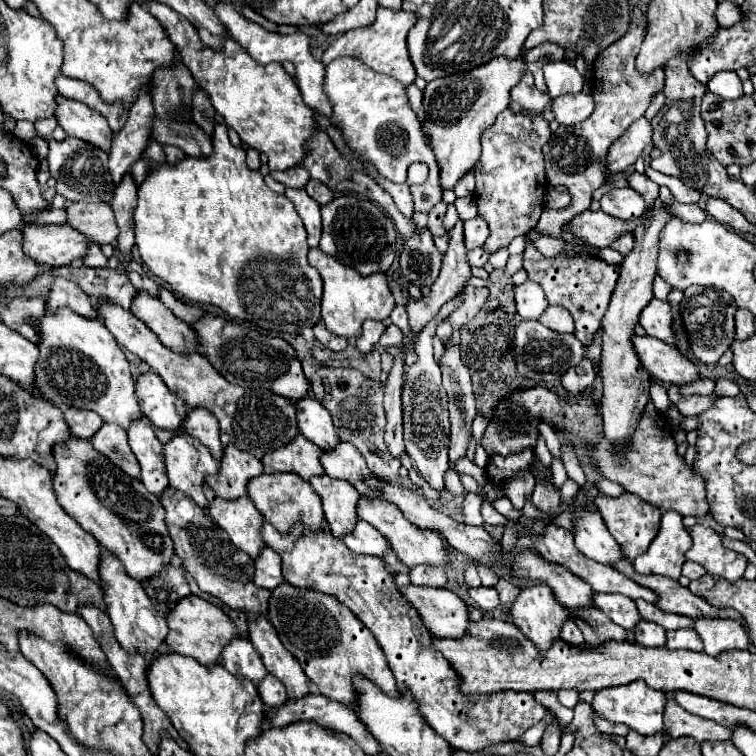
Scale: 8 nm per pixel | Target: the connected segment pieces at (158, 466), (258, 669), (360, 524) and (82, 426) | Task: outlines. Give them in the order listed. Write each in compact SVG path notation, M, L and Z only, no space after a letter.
M145 418L131 422L131 428L127 428L127 440L141 466L141 482L145 488L149 488L151 494L159 496L159 492L169 486L165 474L163 444L155 438L153 428Z
M233 638L221 652L221 662L223 666L237 676L249 678L251 682L259 684L263 680L263 676L267 676L267 670L257 654L257 650L253 648L253 644L247 638Z
M357 520L355 528L347 536L343 536L343 544L355 554L371 556L383 556L383 552L389 548L381 532L375 532L375 528L371 528L371 524L365 524L363 520Z
M75 408L65 410L65 420L67 420L71 434L79 436L79 438L91 438L103 424L103 420L97 412L75 410Z

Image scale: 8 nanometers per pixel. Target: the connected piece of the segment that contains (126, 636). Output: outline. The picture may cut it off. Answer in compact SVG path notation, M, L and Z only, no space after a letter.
M101 548L99 556L99 586L103 588L103 602L107 604L107 616L113 624L115 638L123 644L127 652L141 652L153 658L157 654L159 644L167 636L167 622L163 616L159 616L159 612L155 612L147 592L143 590L143 584L131 578L125 572L123 564L107 548Z

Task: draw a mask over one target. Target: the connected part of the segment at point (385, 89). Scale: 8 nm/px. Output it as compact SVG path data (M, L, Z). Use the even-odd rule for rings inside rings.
M343 56L327 64L323 88L327 90L327 98L331 98L331 122L341 128L347 146L357 152L361 160L375 166L379 176L395 184L403 184L413 162L425 162L429 166L427 182L421 186L409 186L415 212L429 214L429 210L441 202L443 188L439 188L439 166L425 140L421 122L417 120L417 114L407 100L405 86L395 78L373 72L367 68L367 64L363 64L363 60ZM423 196L427 196L427 200L423 200Z

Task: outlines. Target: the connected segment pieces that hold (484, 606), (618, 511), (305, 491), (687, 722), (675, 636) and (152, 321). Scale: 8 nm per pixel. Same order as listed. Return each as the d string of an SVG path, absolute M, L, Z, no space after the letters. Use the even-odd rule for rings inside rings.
M485 586L471 588L469 596L471 596L473 604L477 604L483 612L491 612L493 608L499 606L499 594L495 588L485 588Z
M625 494L619 498L609 498L609 496L597 496L593 498L593 506L599 510L599 514L605 520L607 530L611 532L611 536L617 540L617 544L623 550L623 556L627 560L635 560L639 554L647 552L649 544L653 542L653 538L659 532L659 524L661 524L661 510L645 500L641 500L635 494Z
M289 472L277 474L259 474L247 482L247 496L255 504L255 508L275 526L279 532L287 532L295 522L307 524L311 530L317 530L323 522L323 508L317 492L309 482L299 480L299 476Z
M665 694L667 704L665 704L665 732L669 738L681 738L681 736L691 736L697 742L717 742L717 740L731 740L731 730L723 728L721 724L715 724L711 720L699 718L695 714L683 712L679 704L675 704L673 694Z
M685 628L685 630L669 630L667 632L667 648L683 648L683 650L693 650L693 652L703 652L703 642L695 634L695 630Z
M137 292L131 304L131 312L153 332L157 338L175 352L193 352L199 342L193 328L179 320L157 296Z

